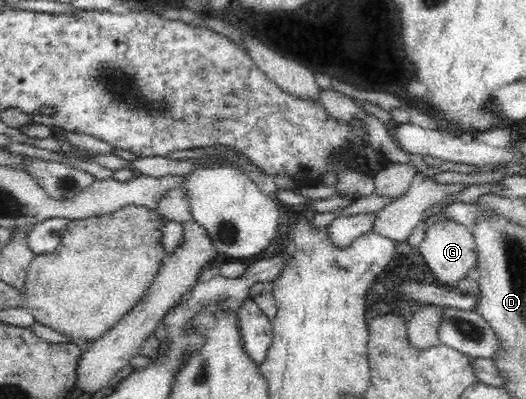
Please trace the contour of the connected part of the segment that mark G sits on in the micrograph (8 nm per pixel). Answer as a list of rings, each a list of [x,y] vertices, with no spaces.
[[[450,220],[436,222],[426,233],[419,251],[428,269],[446,288],[455,288],[456,284],[470,272],[477,269],[477,249],[472,230]]]

